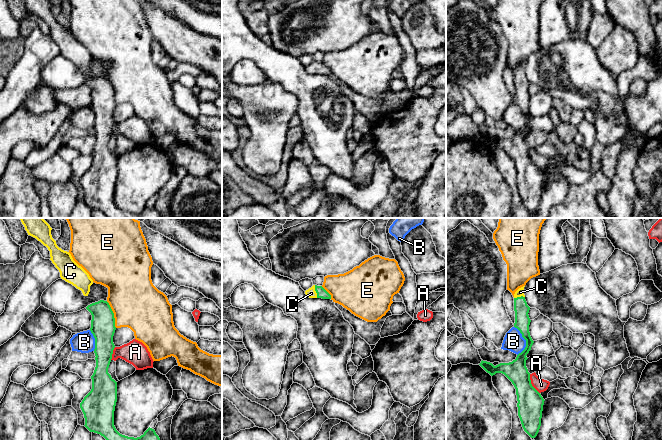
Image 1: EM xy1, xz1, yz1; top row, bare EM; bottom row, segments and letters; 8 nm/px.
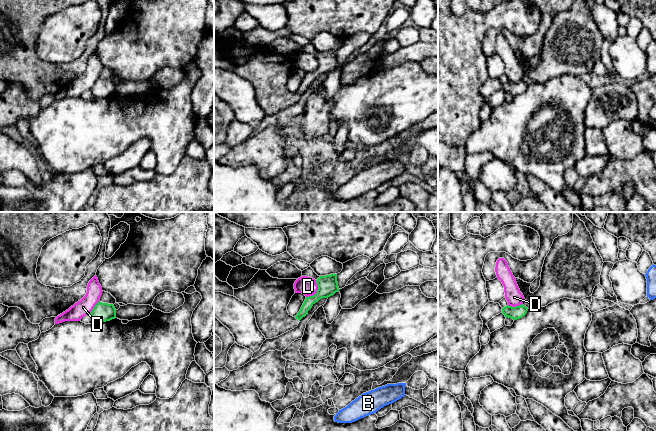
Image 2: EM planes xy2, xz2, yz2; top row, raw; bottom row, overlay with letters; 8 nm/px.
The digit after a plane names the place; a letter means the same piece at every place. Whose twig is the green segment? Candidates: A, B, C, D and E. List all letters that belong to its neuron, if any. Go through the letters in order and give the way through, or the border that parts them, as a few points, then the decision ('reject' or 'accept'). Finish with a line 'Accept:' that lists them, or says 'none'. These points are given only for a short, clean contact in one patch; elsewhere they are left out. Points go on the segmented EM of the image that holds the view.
A: border yz1 (529, 374), (531, 385), (539, 393); reject
B: border yz1 (514, 326), (525, 340), (525, 347), (517, 355); reject
C: way xz1 (321, 292), (315, 290), (311, 293); accept
D: border xz2 (316, 280), (317, 291), (306, 297); reject
E: border xy1 (106, 301), (113, 313), (114, 325), (116, 327); reject
Accept: C

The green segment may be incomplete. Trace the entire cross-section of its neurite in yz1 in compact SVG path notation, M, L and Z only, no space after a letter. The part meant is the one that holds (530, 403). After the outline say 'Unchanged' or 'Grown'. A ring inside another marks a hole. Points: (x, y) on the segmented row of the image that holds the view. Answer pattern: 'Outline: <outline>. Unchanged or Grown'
Outline: M524 287L519 288L514 294L514 327L520 331L522 337L526 340L525 349L512 362L500 363L494 366L492 363L482 360L479 365L491 376L502 373L512 382L516 389L518 416L522 427L531 438L535 438L541 426L545 400L532 386L530 373L526 367L526 360L528 359L526 356L534 341L529 332L531 320L528 313L530 307L525 300Z. Grown

